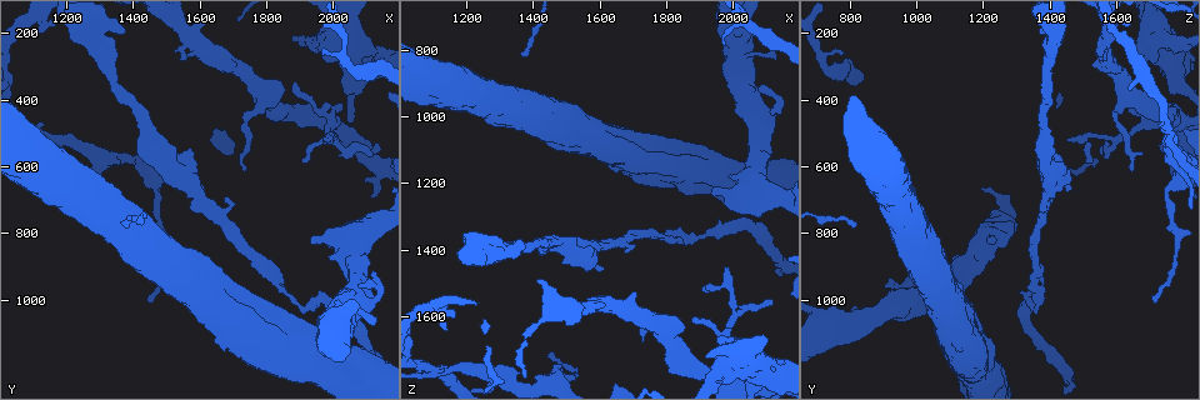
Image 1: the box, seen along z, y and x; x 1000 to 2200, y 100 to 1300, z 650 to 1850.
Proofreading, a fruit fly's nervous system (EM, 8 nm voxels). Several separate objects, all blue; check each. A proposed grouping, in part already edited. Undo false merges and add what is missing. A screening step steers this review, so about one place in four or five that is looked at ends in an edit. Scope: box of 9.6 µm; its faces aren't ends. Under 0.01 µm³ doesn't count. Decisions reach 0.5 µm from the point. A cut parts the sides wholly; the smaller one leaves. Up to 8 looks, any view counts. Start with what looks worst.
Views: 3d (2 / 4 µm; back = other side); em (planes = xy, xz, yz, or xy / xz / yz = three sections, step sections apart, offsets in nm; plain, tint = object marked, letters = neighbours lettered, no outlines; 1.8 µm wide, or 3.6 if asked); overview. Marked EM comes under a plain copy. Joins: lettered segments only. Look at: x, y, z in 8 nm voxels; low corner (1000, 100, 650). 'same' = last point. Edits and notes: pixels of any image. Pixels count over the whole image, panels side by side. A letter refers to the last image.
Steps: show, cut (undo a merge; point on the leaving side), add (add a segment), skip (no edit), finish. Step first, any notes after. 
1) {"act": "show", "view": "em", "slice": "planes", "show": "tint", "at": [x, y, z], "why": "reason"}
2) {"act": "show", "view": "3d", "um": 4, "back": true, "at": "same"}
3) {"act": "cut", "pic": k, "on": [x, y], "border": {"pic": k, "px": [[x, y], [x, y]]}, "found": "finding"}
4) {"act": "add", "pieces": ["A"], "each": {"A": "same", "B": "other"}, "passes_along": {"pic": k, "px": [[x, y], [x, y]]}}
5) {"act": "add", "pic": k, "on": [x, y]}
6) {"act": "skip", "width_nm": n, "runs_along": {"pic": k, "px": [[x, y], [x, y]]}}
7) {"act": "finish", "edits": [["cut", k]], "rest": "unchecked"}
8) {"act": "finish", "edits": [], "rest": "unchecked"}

{"act": "show", "view": "em", "um": 3.6, "slice": "planes", "show": "letters", "at": [1130, 520, 1760], "why": "four arms meet"}

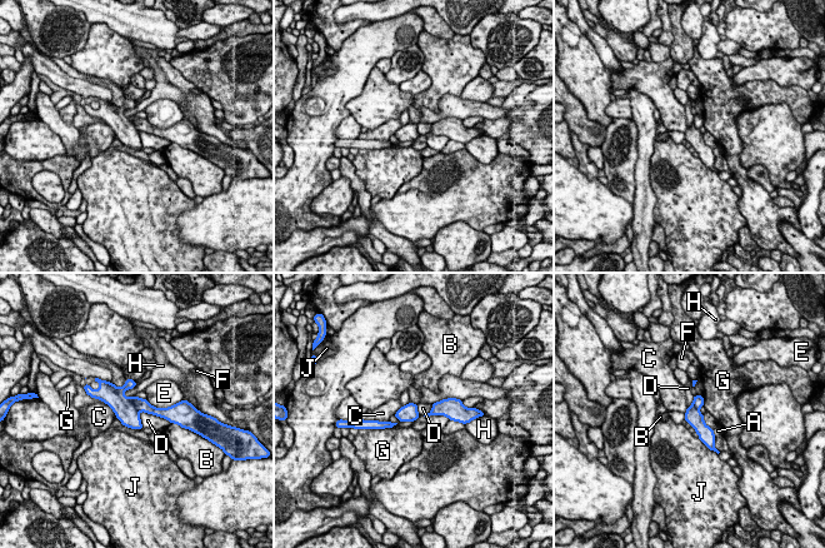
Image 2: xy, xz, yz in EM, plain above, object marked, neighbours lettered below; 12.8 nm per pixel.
{"act": "cut", "pic": 2, "on": [124, 409], "each": {"A": "other", "B": "other", "C": "other", "D": "other", "E": "other", "F": "other", "G": "other", "H": "other", "J": "other"}, "border": {"pic": 2, "px": [[128, 398], [138, 412]]}, "found": "two neurons meet here"}

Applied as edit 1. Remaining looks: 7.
{"act": "show", "view": "em", "slice": "xz", "step": 16, "show": "letters", "at": [1980, 260, 770], "why": "free end"}

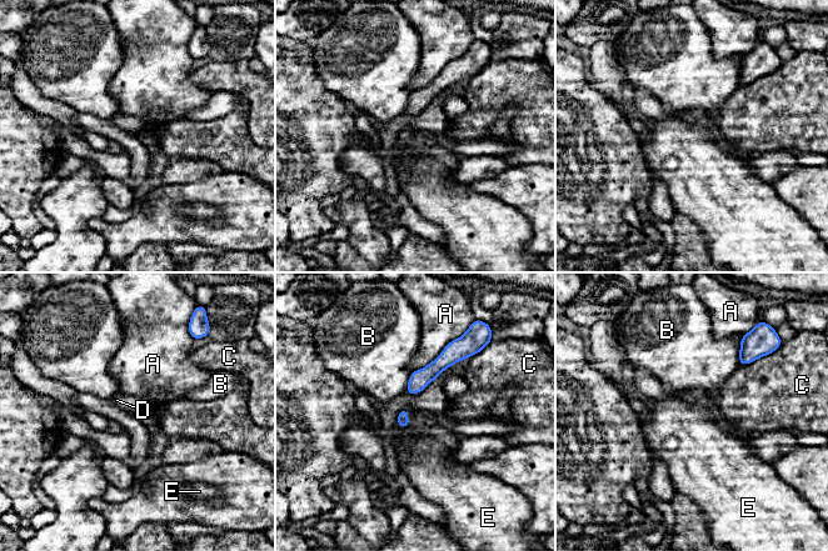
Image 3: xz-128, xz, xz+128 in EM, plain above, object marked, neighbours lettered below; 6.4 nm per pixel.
{"act": "skip", "longest_contact_nm": ["A", 380], "each": {"A": "other", "B": "other", "C": "other", "D": "other", "E": "other"}, "found": "none of them fits"}

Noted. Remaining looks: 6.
{"act": "show", "view": "3d", "um": 2, "at": [1780, 410, 1620], "why": "sudden change in width"}

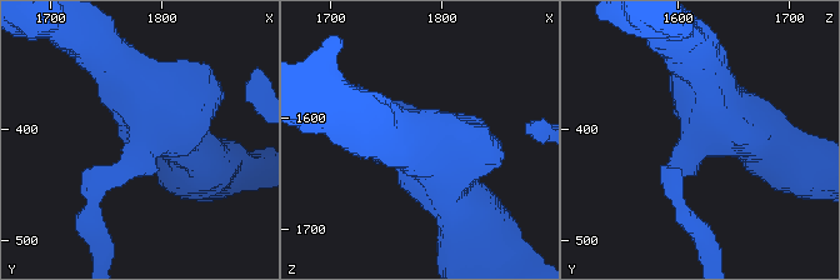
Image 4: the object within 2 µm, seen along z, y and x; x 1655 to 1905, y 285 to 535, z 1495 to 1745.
{"act": "show", "view": "em", "slice": "yz", "step": 4, "show": "tint", "at": [1788, 414, 1620], "arms": 3, "why": "shape alone is not enough"}

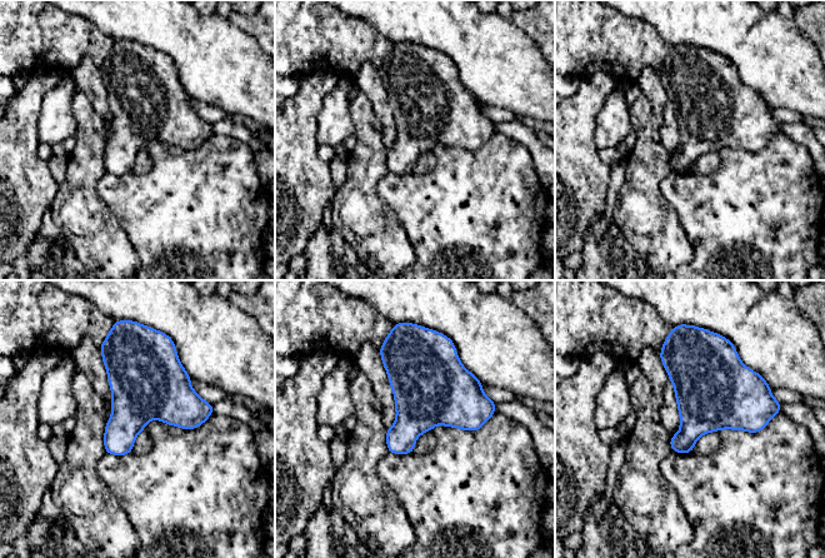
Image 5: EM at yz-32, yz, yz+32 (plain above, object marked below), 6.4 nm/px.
{"act": "show", "view": "em", "slice": "planes", "show": "letters", "at": "same", "why": "cut it another way"}

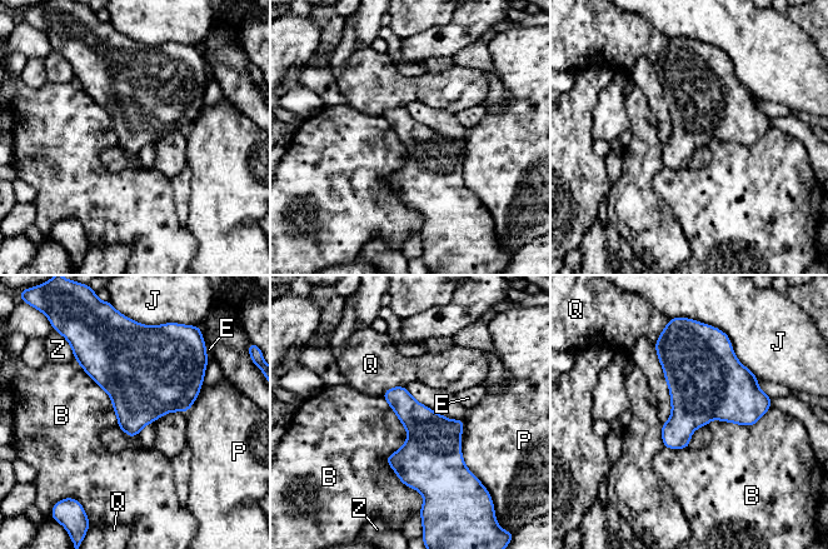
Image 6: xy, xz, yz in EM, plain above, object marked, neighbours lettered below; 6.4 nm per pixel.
{"act": "skip", "longest_contact_nm": ["B", 750], "each": {"B": "other", "E": "other", "J": "other", "P": "other", "Q": "other", "Z": "other"}, "found": "all the same neuron"}

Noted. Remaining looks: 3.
{"act": "show", "view": "3d", "um": 4, "at": [1940, 830, 1230], "why": "thick end"}

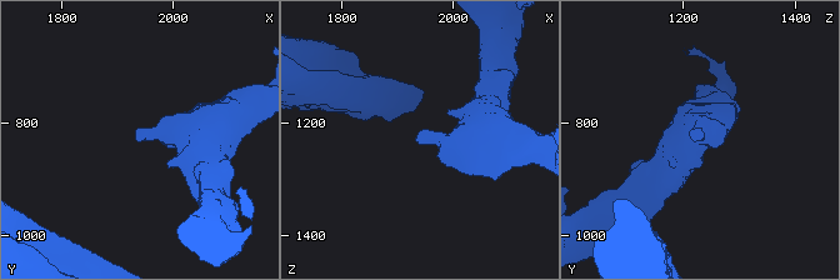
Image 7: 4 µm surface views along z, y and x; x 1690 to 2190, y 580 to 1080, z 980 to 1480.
{"act": "show", "view": "em", "slice": "yz", "step": 16, "show": "tint", "at": [1935, 825, 1230], "why": "shape alone is not enough"}

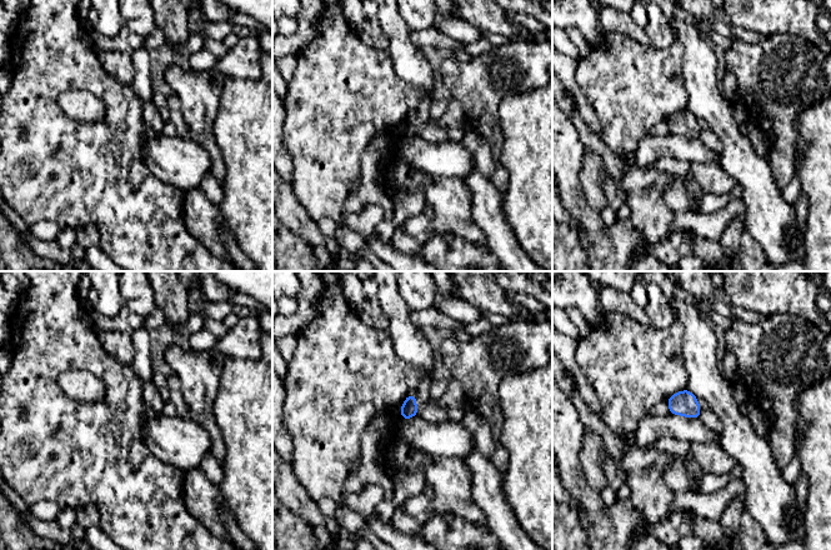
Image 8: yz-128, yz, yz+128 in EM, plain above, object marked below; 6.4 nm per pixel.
{"act": "show", "view": "em", "slice": "planes", "show": "letters", "at": "same", "why": "another direction"}

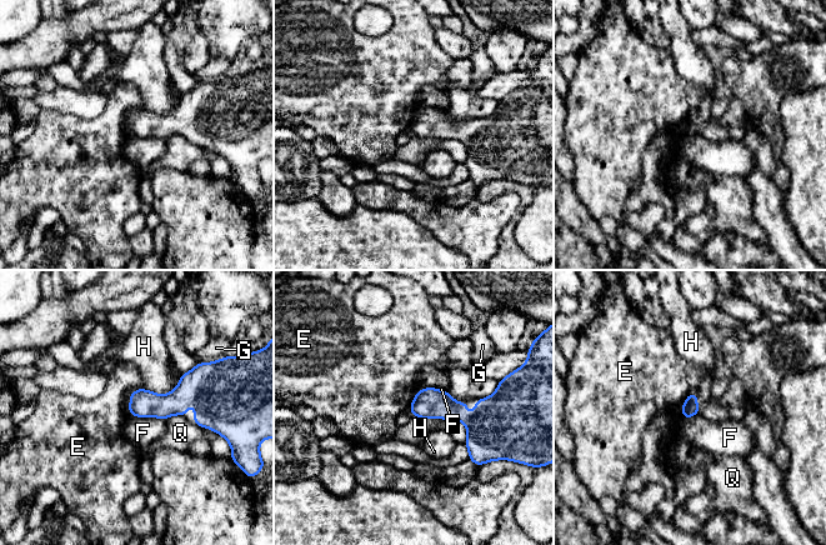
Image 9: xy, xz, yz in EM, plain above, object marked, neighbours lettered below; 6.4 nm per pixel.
{"act": "skip", "longest_contact_nm": ["H", 260], "each": {"E": "other", "F": "other", "G": "other", "H": "other", "Q": "other"}, "runs_along": {"pic": 9, "px": [[209, 404], [179, 399], [131, 410]]}, "found": "none of them fits"}

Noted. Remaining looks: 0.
{"act": "finish", "edits": [["cut", 2]], "rest": "unchecked"}

